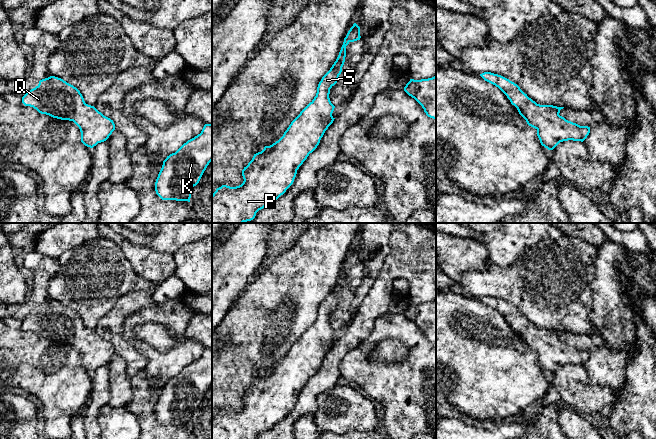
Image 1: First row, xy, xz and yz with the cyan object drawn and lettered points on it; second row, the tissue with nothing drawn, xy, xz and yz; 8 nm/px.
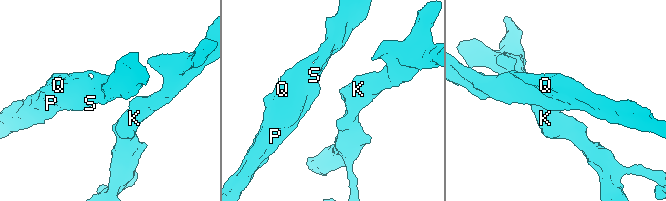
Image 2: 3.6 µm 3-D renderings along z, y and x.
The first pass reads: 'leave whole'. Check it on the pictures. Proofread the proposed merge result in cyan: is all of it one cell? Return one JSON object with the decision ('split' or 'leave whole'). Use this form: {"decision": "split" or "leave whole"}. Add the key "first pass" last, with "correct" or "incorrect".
{"decision": "leave whole", "first pass": "correct"}

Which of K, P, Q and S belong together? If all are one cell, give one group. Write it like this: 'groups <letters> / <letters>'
groups K P Q S

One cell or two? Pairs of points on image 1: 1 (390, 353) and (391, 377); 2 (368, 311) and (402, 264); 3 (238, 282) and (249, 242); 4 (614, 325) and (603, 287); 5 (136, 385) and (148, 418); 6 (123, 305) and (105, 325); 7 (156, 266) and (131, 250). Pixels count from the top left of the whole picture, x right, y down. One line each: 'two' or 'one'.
1: two
2: one
3: one
4: one
5: one
6: one
7: one

